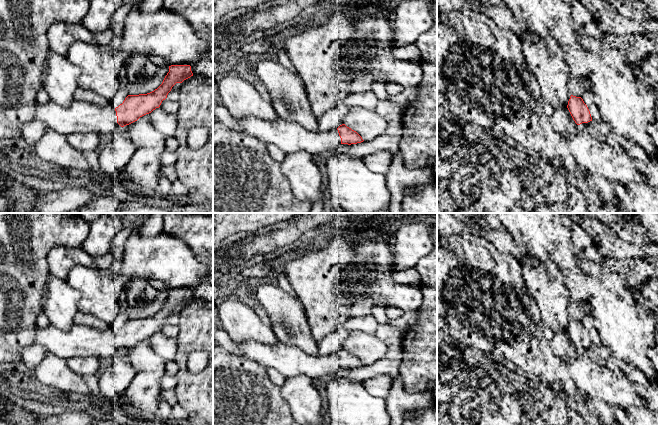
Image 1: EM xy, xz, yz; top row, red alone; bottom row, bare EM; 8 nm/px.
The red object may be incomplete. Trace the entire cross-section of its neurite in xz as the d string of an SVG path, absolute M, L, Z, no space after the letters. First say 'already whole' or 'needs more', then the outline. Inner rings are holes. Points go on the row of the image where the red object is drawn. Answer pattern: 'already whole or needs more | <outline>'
needs more | M278 117L275 121L259 118L237 119L243 132L266 144L274 144L285 153L305 151L317 155L340 144L357 144L364 140L345 124L331 131L309 131L295 122Z

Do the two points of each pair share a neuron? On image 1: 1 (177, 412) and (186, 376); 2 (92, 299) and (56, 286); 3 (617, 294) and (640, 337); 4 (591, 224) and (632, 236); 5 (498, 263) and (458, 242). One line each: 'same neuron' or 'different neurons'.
1: different neurons
2: different neurons
3: same neuron
4: different neurons
5: same neuron

